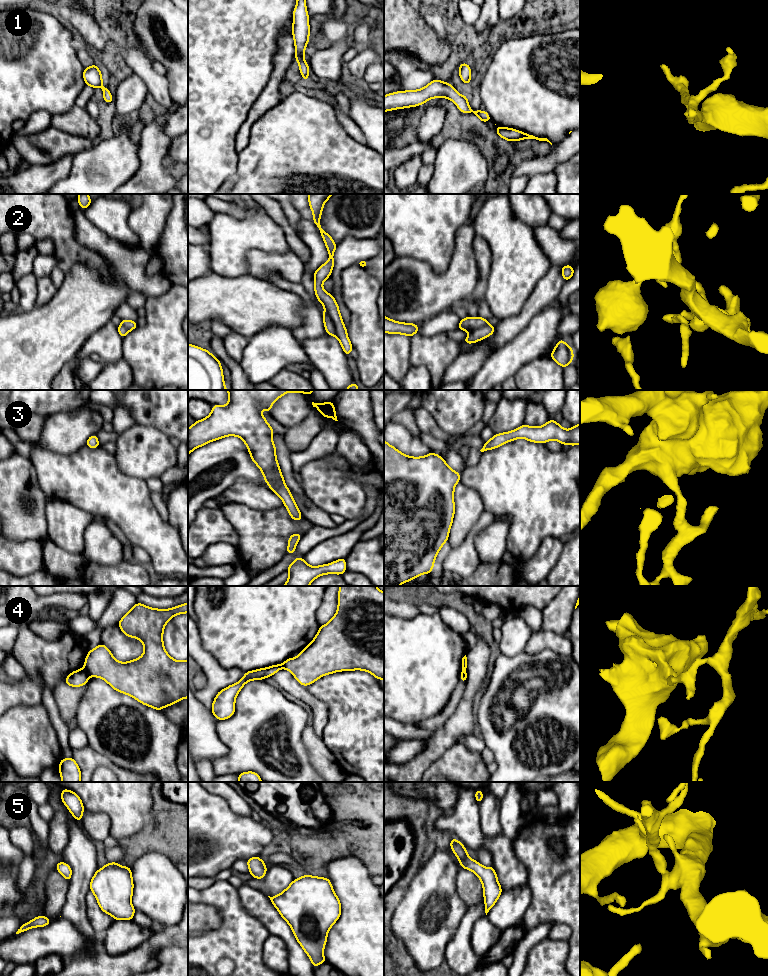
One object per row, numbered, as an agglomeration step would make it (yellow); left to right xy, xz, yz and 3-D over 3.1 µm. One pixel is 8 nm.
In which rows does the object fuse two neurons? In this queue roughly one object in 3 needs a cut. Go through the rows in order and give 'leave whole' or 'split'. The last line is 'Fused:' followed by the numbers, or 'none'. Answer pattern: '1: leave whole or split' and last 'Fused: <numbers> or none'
1: leave whole
2: leave whole
3: leave whole
4: split
5: leave whole
Fused: 4

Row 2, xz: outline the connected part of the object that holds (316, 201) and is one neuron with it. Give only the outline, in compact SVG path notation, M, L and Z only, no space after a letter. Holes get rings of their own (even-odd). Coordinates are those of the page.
M309 194L308 197L309 207L313 212L313 221L320 231L329 253L329 260L314 272L314 291L317 296L317 300L321 302L325 308L322 317L326 333L331 336L336 336L344 353L346 356L349 356L353 346L347 336L347 329L344 326L340 315L338 304L332 294L327 293L322 287L322 283L330 277L333 270L333 255L337 246L332 237L327 234L320 225L320 217L323 206L332 195L333 194Z

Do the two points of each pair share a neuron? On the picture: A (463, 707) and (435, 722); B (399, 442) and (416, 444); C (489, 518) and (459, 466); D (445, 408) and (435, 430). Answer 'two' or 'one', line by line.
A: two
B: one
C: two
D: two

